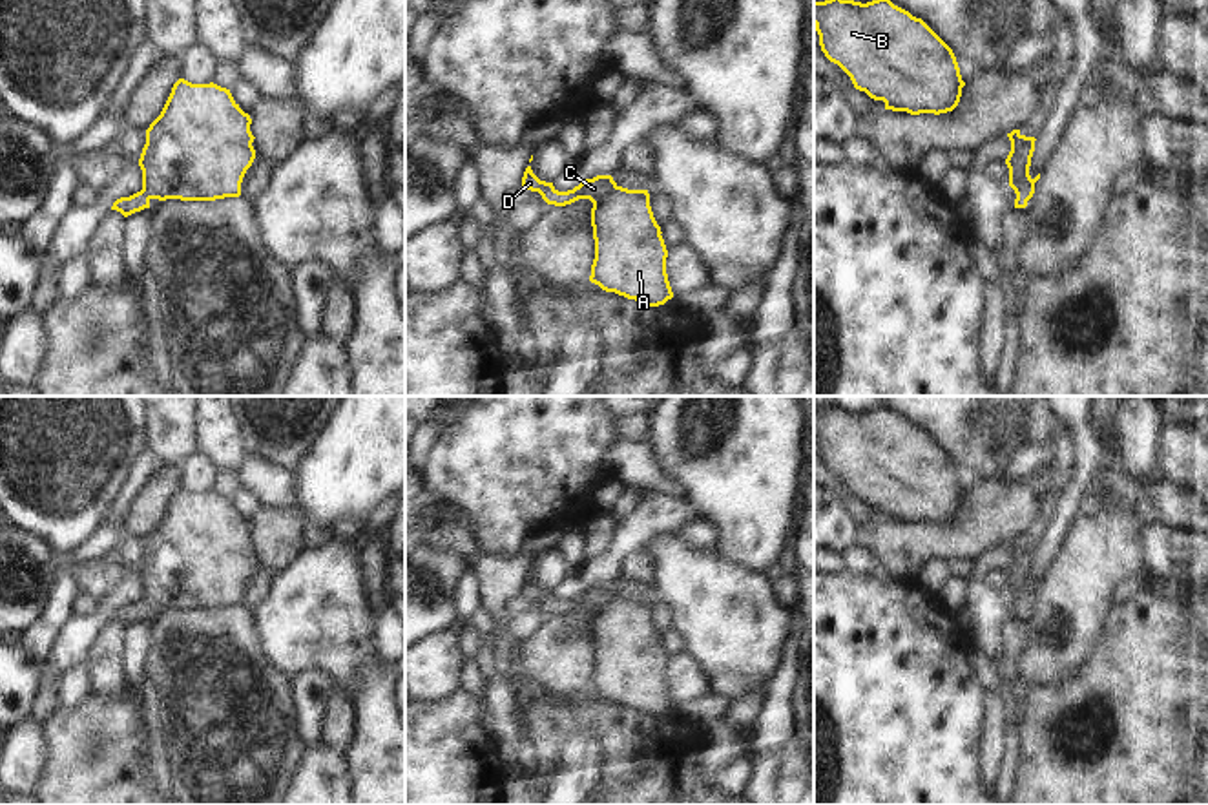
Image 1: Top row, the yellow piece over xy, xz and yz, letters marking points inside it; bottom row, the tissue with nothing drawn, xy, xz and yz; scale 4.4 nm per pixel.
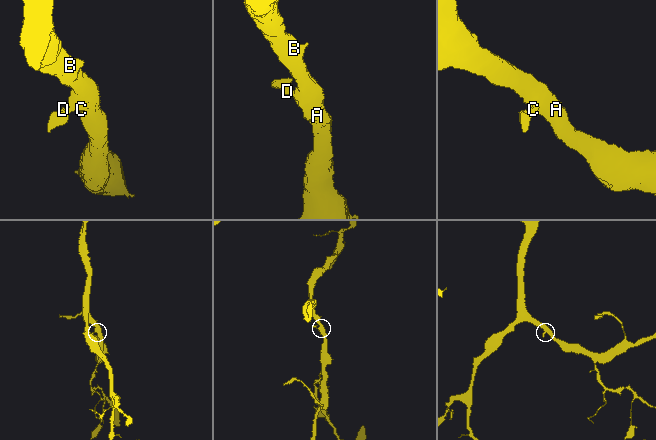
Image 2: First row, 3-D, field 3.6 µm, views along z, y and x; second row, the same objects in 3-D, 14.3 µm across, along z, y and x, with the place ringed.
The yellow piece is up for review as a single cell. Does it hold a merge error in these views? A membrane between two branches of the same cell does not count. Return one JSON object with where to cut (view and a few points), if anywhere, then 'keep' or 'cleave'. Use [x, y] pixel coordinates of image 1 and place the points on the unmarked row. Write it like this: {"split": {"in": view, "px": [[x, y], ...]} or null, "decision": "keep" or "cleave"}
{"split": null, "decision": "keep"}

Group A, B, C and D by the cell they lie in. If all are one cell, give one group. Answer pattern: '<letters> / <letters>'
A B C D

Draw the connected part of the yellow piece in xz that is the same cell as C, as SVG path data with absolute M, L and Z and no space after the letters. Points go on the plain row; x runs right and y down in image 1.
M531 575L522 595L538 601L547 613L566 615L589 608L595 668L589 690L606 701L615 701L648 716L664 714L673 706L668 683L668 659L657 633L648 599L619 595L611 584L582 590L568 601L540 590Z

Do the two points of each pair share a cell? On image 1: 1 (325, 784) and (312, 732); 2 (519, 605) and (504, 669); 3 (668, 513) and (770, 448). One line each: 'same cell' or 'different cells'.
1: different cells
2: different cells
3: different cells

